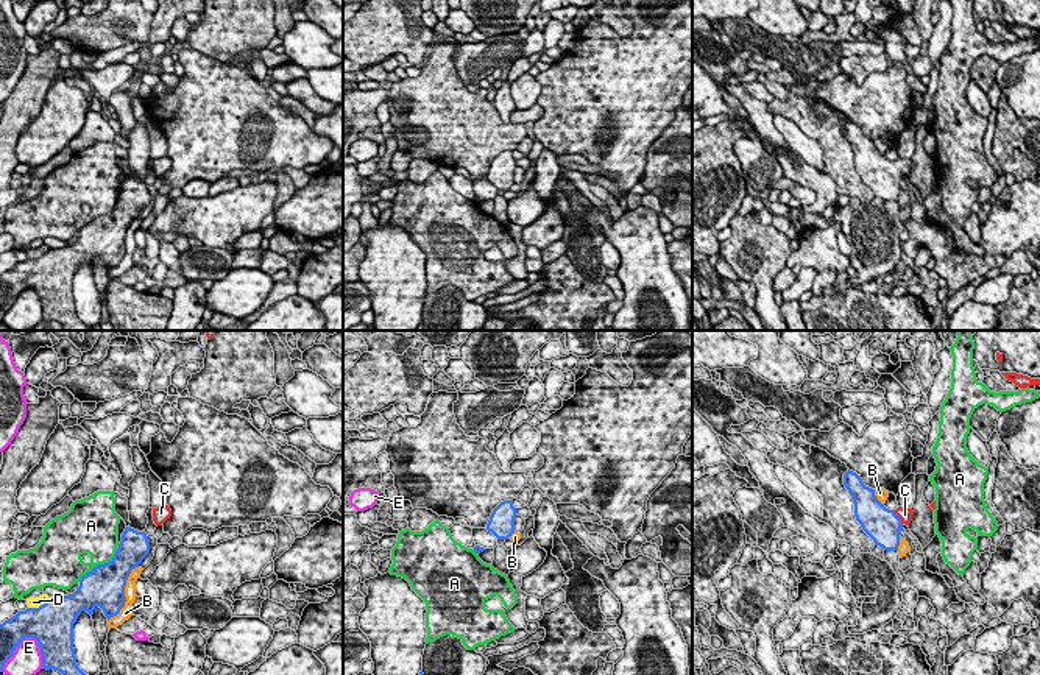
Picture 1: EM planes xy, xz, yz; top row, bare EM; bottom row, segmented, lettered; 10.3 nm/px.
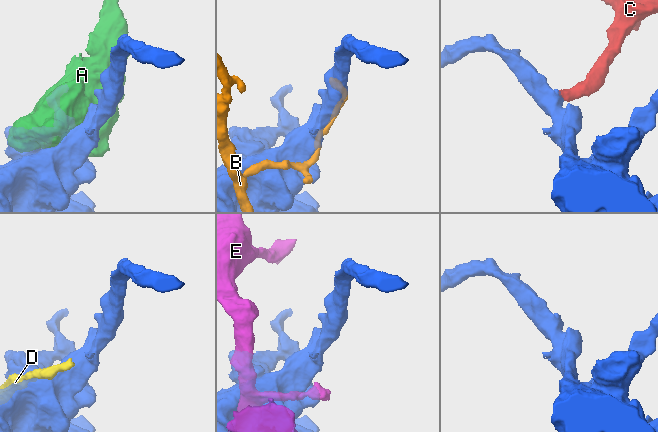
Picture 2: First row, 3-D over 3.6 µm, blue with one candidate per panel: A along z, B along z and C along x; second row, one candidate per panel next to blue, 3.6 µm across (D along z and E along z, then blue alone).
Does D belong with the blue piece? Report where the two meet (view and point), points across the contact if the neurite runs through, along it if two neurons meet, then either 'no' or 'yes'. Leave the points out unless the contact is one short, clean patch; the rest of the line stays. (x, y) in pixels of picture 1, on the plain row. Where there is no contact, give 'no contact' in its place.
contact xy (41, 256); no

